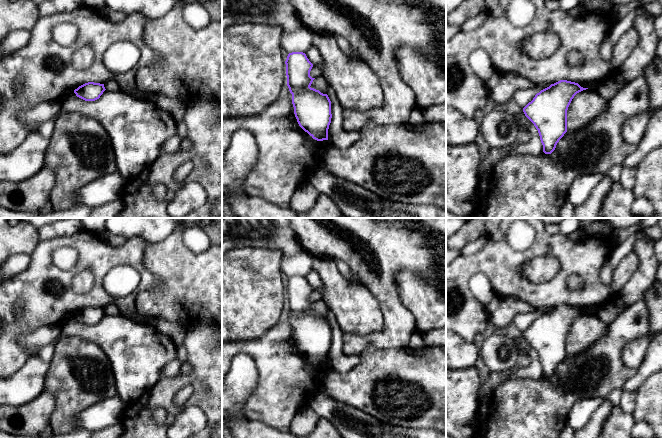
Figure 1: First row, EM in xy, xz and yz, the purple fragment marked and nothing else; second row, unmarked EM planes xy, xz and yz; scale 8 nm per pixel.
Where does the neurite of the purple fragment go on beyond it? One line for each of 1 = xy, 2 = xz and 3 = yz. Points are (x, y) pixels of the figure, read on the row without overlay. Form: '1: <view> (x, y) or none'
1: none
2: none
3: none

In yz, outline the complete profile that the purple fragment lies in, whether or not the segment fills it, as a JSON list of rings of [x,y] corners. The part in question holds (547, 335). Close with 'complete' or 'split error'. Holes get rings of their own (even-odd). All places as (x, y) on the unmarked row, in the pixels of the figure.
[[[560,304],[537,317],[523,332],[538,354],[545,378],[551,378],[567,356],[568,331],[574,320],[586,313],[578,307]]] | complete

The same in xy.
[[[88,306],[75,313],[74,317],[85,325],[95,325],[100,322],[105,314],[104,308]]] | complete

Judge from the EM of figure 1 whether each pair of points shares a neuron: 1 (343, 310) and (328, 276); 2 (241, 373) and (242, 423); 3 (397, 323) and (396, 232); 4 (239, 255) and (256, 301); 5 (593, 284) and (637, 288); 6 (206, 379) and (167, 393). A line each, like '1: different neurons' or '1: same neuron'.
1: same neuron
2: same neuron
3: same neuron
4: same neuron
5: different neurons
6: same neuron

